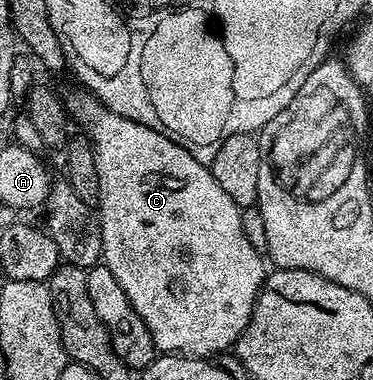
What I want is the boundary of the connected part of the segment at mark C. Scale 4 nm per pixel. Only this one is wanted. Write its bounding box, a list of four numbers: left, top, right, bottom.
[65,89,265,359]

